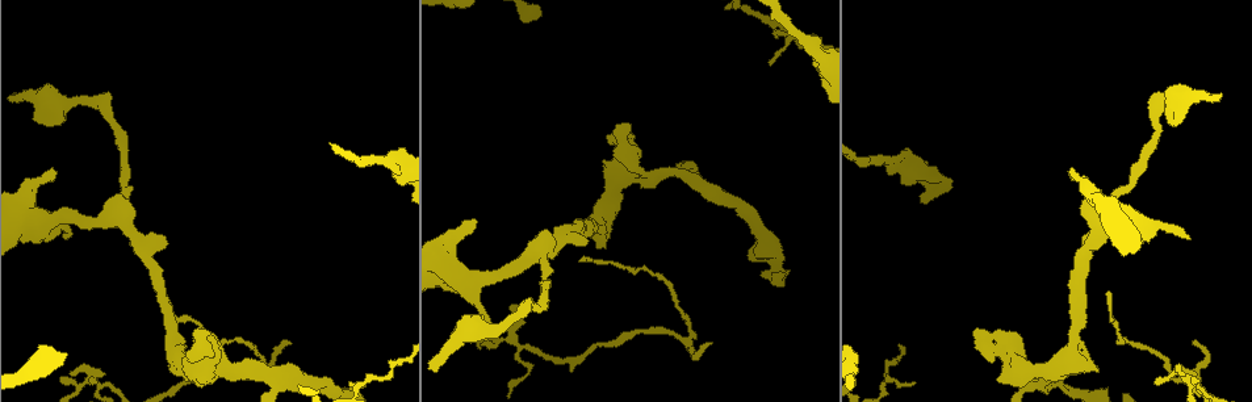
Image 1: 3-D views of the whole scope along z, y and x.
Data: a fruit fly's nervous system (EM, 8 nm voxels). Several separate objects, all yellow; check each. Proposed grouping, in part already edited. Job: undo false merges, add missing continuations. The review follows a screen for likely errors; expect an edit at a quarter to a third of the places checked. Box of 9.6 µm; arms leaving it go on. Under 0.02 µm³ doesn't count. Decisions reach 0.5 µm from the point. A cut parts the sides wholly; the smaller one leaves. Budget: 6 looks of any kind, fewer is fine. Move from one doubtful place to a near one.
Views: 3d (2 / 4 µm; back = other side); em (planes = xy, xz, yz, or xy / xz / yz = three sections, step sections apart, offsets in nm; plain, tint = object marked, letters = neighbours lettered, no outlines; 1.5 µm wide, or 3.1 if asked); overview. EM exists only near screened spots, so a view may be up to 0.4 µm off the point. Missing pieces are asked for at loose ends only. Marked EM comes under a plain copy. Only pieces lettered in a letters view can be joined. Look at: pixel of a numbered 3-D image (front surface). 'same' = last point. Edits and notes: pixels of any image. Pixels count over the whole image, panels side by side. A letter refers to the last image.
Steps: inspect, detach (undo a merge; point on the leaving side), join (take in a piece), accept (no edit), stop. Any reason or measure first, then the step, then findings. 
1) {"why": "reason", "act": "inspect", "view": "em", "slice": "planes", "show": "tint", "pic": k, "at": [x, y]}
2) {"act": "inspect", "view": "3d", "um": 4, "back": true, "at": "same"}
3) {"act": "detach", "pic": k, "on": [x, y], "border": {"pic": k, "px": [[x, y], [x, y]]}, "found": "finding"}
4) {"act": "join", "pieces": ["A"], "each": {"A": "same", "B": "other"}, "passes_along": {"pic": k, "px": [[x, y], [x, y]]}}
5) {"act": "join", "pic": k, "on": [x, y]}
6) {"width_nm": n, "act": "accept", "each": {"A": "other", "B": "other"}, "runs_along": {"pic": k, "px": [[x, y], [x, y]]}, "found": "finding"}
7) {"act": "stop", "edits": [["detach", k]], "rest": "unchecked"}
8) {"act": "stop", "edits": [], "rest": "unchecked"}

{"why": "free end", "act": "inspect", "view": "em", "slice": "planes", "show": "letters", "pic": 1, "at": [288, 342]}

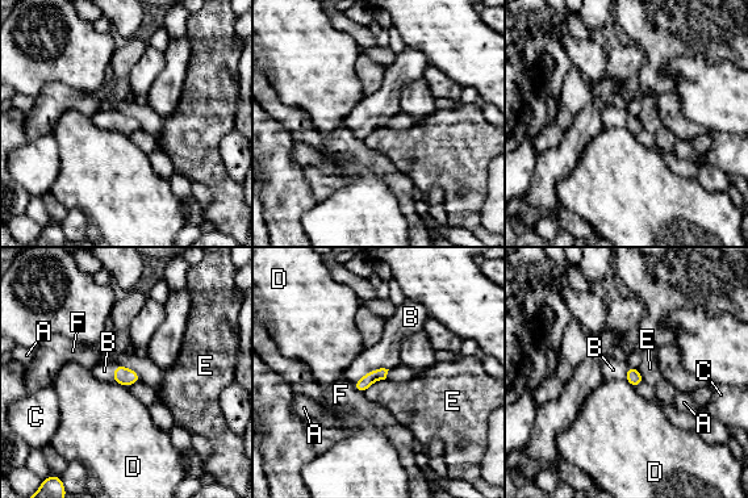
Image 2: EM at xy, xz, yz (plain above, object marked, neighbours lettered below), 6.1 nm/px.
{"width_nm": 80, "act": "join", "pieces": ["B"], "each": {"A": "other", "B": "same", "C": "other", "D": "other", "E": "other", "F": "other"}, "passes_along": {"pic": 2, "px": [[376, 375], [371, 371], [385, 354]]}, "found": "the neuron continues"}

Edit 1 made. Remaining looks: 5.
{"why": "an open end", "act": "inspect", "view": "em", "slice": "yz", "step": 8, "show": "tint", "pic": 1, "at": [1097, 370]}

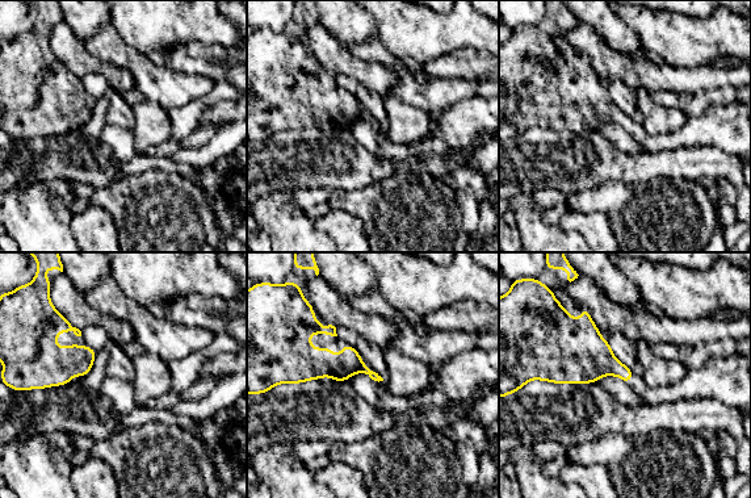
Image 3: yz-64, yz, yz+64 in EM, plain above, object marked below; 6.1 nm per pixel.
{"why": "see the neighbours", "act": "inspect", "view": "em", "slice": "yz", "step": 8, "show": "letters", "at": "same"}

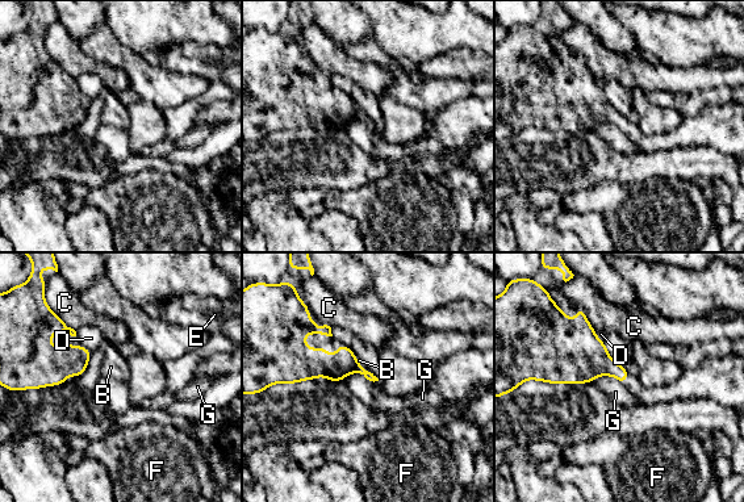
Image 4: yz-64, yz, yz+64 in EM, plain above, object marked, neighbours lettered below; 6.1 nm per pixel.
{"act": "accept", "each": {"B": "other", "C": "other", "D": "other", "E": "other", "F": "other", "G": "other"}, "border": {"pic": 4, "px": [[590, 383], [613, 376], [623, 385]]}, "found": "no lettered piece goes on from it"}

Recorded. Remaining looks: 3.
{"why": "free end", "act": "inspect", "view": "em", "slice": "planes", "show": "letters", "pic": 1, "at": [94, 384]}

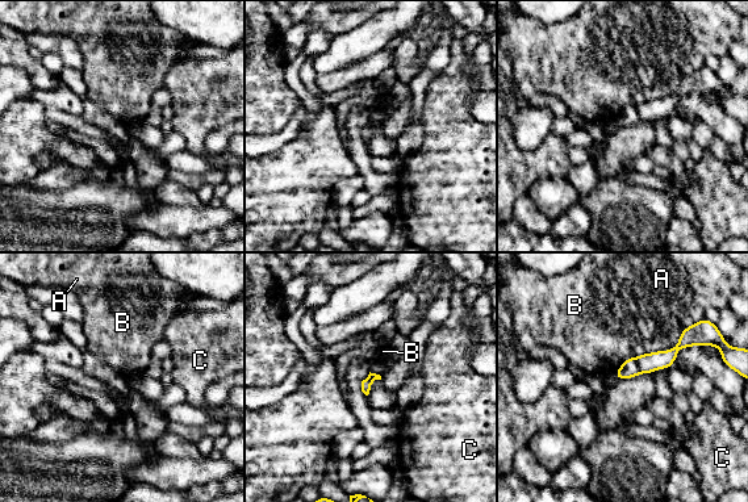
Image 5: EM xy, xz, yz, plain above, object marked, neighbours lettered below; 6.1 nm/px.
{"act": "accept", "each": {"A": "other", "B": "other", "C": "other"}, "border": {"pic": 5, "px": [[644, 352], [629, 356], [614, 373]]}, "found": "none of them fits"}

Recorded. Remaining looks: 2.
{"act": "stop", "edits": [["join", 2]], "rest": "unchecked"}

